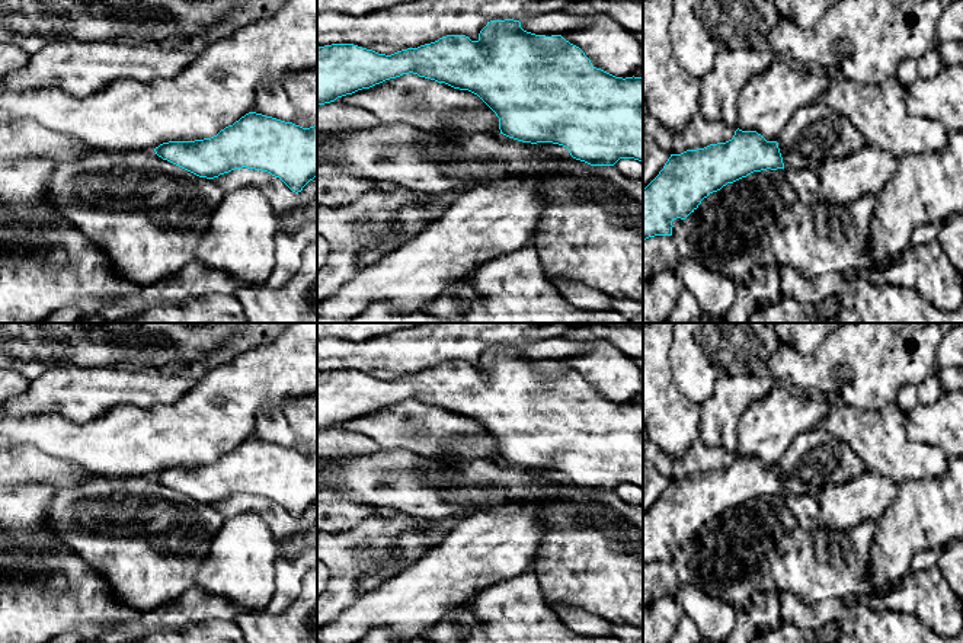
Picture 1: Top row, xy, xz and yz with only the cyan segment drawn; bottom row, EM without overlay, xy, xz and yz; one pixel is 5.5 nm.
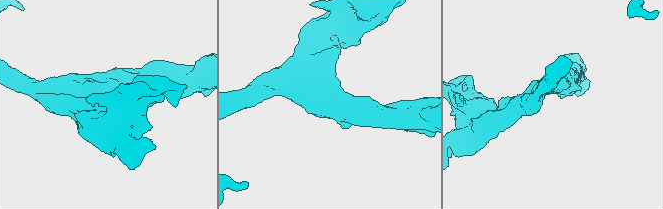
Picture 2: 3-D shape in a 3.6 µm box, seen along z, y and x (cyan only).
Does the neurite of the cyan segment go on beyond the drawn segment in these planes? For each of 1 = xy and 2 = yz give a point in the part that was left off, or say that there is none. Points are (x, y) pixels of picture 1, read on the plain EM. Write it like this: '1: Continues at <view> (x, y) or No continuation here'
1: No continuation here
2: No continuation here

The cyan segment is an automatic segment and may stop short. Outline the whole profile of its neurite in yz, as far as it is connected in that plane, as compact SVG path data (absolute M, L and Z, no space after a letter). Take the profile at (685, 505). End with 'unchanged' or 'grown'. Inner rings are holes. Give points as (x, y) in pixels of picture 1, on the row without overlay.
M736 455L732 466L704 474L671 480L659 500L643 514L643 566L672 562L672 547L685 546L710 519L754 498L784 495L777 467L767 467L756 457Z; unchanged

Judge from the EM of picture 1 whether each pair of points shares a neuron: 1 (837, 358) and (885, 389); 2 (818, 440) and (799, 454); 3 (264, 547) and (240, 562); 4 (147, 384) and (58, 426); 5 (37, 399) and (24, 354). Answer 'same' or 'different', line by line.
1: same
2: same
3: same
4: different
5: different

